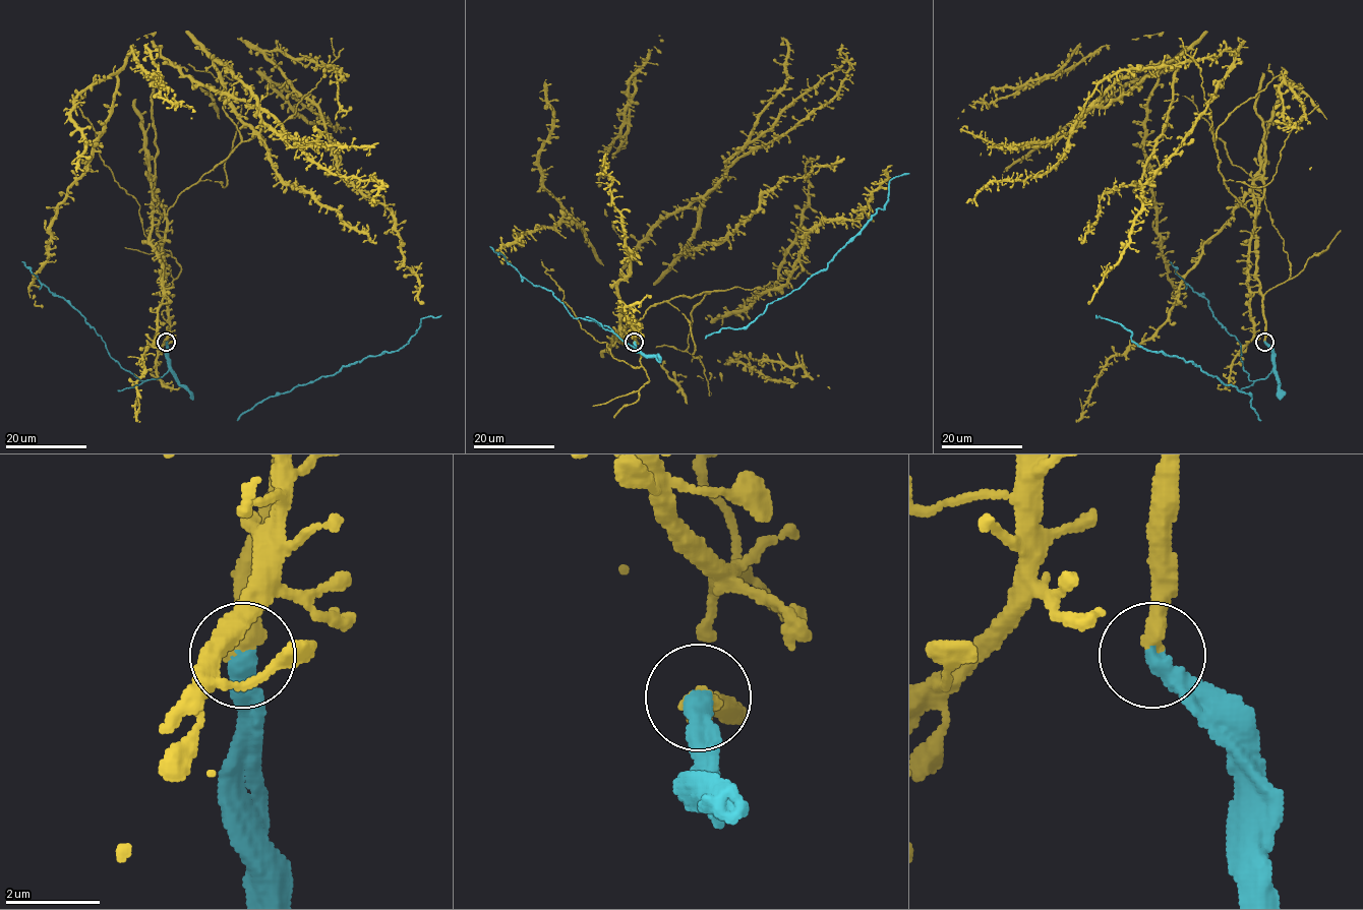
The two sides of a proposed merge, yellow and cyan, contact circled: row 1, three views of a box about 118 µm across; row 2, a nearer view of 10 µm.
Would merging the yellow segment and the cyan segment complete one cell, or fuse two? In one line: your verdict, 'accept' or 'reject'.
accept

